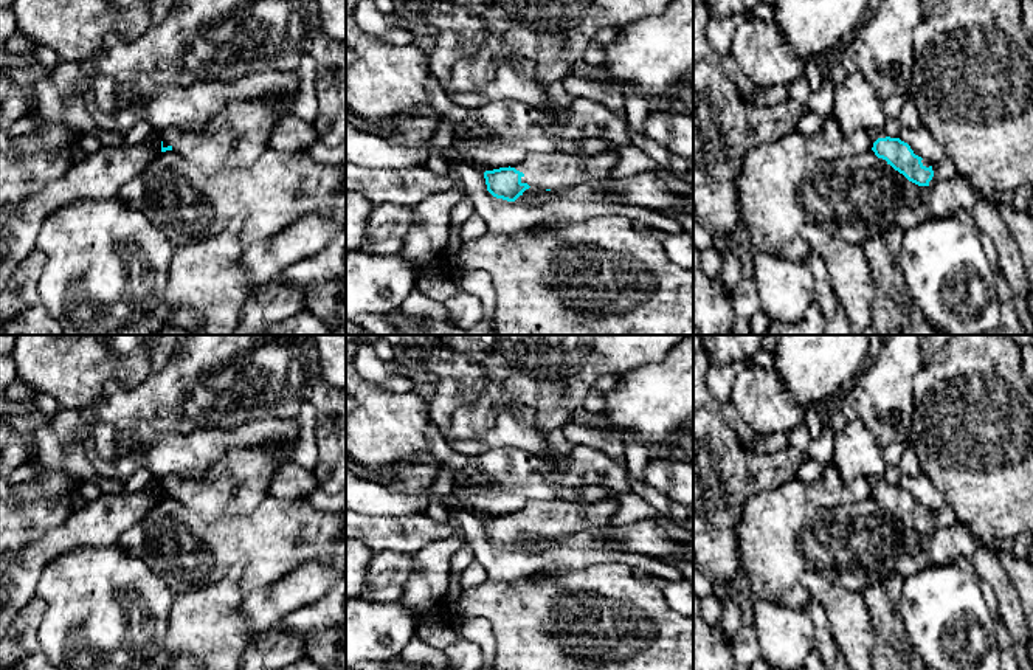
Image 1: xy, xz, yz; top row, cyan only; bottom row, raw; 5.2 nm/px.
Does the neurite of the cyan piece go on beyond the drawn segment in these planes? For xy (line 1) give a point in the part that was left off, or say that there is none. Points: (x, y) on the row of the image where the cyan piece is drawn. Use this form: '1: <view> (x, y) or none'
1: xy (241, 131)

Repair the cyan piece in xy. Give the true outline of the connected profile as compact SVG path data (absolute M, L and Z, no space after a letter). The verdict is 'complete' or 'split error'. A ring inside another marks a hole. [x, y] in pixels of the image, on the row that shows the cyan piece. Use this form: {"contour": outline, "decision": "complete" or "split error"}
{"contour": "M285 95L233 101L203 130L161 130L161 152L172 150L206 174L250 166L268 147L275 126L292 112L292 105Z", "decision": "split error"}

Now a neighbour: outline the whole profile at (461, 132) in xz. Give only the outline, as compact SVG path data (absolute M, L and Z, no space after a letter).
M464 123L453 124L454 129L454 143L459 140L478 140L493 136L485 127L465 127Z

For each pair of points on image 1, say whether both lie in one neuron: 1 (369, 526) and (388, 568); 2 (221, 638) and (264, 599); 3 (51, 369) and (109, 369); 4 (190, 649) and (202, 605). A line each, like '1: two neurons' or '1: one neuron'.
1: two neurons
2: two neurons
3: one neuron
4: one neuron

